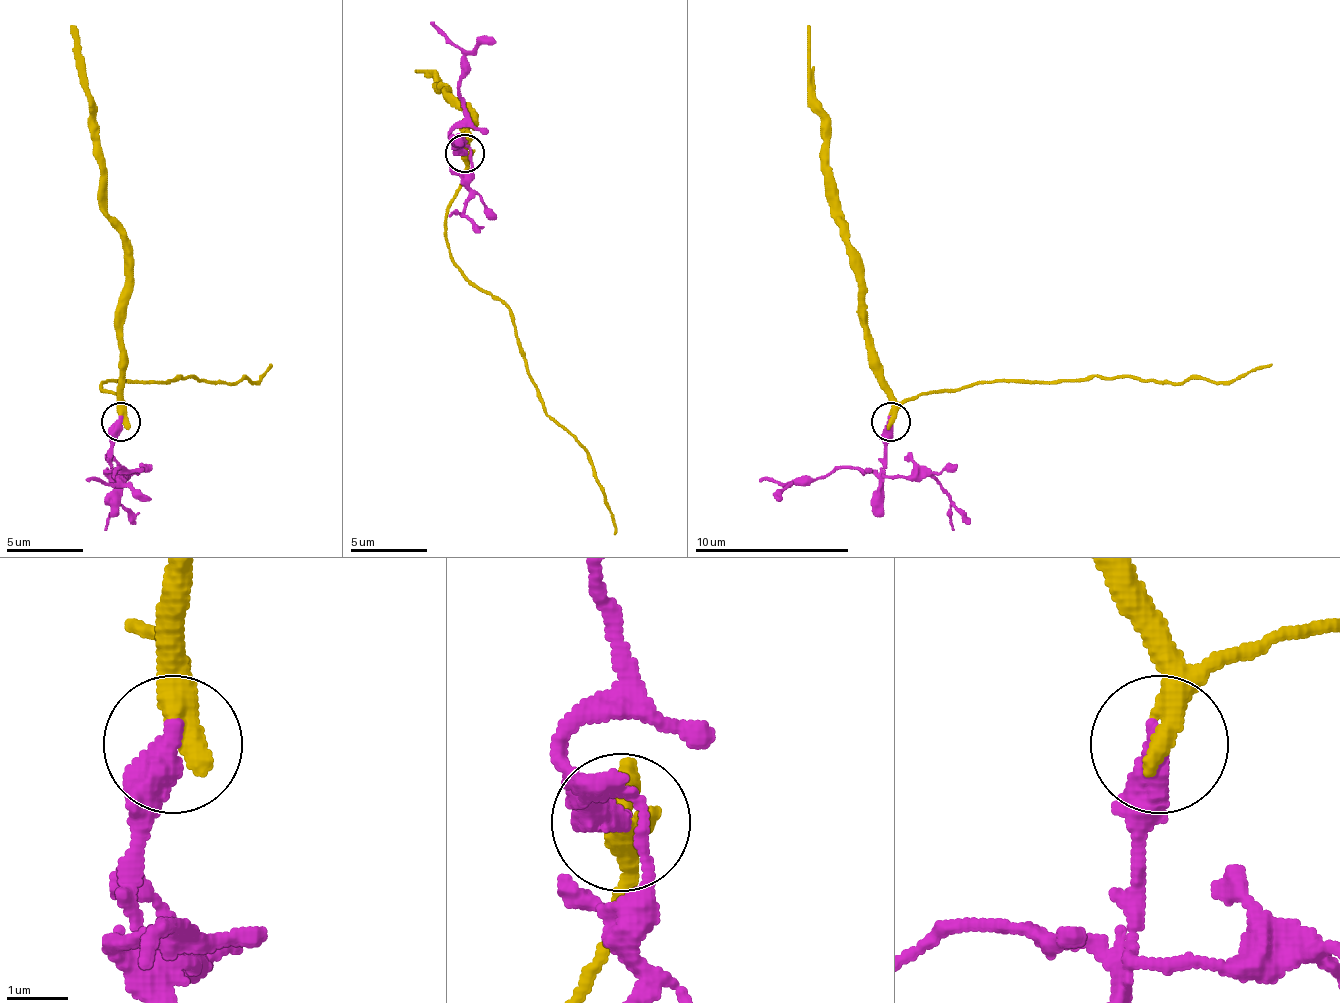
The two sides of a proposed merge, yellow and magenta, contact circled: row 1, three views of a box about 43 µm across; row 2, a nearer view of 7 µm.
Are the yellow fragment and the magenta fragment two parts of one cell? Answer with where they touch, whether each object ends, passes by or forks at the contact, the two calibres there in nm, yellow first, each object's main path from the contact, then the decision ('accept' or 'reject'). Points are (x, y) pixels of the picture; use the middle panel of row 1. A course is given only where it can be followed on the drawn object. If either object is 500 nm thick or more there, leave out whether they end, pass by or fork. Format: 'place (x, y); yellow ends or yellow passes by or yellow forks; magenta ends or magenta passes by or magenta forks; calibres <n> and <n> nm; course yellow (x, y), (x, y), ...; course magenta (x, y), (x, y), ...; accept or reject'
place (465, 153); calibres 500 and 500 nm; course yellow (468, 152), (444, 221), (448, 256), (510, 310), (537, 399), (587, 453), (615, 534); course magenta (464, 152), (456, 148), (452, 140), (464, 117), (460, 51), (429, 21); reject

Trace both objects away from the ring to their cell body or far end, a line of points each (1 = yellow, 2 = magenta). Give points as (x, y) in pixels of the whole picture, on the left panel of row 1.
1: (123, 422), (119, 399), (100, 388), (104, 380), (166, 380), (193, 376), (258, 380), (270, 364)
2: (119, 422), (108, 469), (119, 469), (115, 480), (85, 480)

